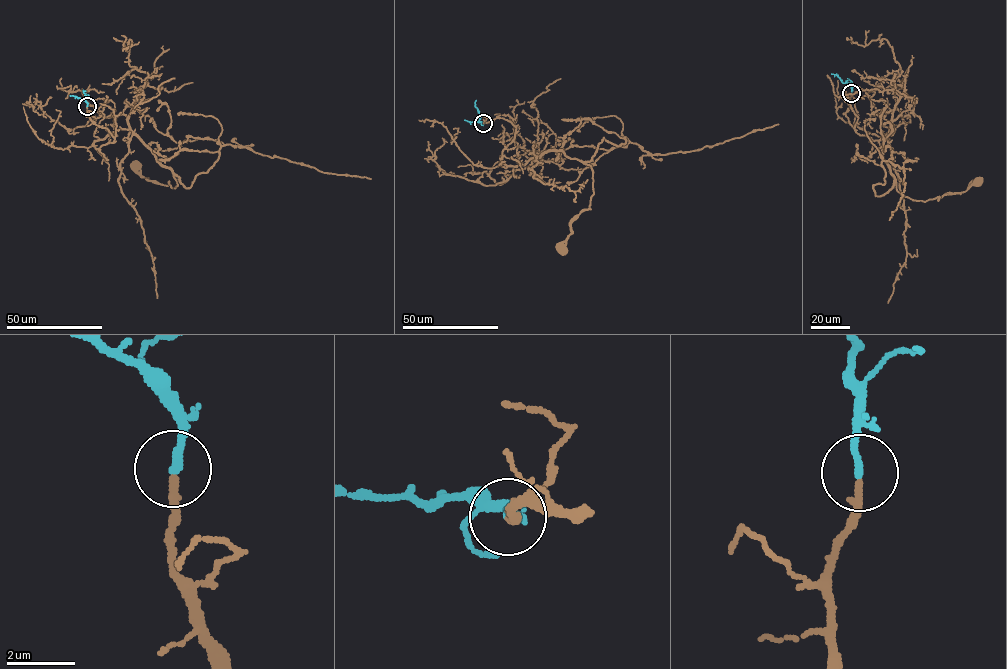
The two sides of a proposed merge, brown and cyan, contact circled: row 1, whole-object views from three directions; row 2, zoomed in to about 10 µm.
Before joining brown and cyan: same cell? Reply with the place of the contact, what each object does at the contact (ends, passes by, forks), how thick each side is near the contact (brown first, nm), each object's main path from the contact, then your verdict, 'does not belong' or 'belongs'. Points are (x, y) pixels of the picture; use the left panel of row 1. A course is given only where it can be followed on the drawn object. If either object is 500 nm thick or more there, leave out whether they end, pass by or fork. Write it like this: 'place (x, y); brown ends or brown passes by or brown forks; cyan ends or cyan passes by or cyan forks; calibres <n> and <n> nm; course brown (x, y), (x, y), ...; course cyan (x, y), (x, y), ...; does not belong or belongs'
place (87, 106); brown ends; cyan ends; calibres 200 and 240 nm; course brown (87, 107), (114, 139), (96, 148), (129, 129), (187, 188), (231, 144), (371, 179); course cyan (87, 106), (83, 99), (86, 98), (85, 91); belongs

